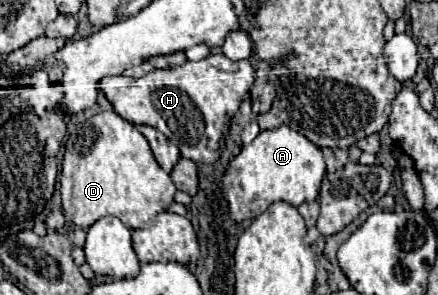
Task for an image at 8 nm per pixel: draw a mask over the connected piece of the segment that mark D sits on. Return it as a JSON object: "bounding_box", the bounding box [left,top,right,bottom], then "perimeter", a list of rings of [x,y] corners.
{"bounding_box":[60,110,176,230],"perimeter":[[[110,110],[110,112],[100,112],[92,116],[70,134],[66,142],[64,162],[62,162],[60,192],[62,192],[64,216],[76,226],[88,230],[98,218],[110,214],[120,218],[130,230],[136,230],[136,228],[142,228],[148,220],[152,220],[156,214],[164,212],[174,202],[176,186],[170,174],[166,174],[156,162],[148,140],[138,132],[138,128],[132,122],[118,116],[114,110]]]}

